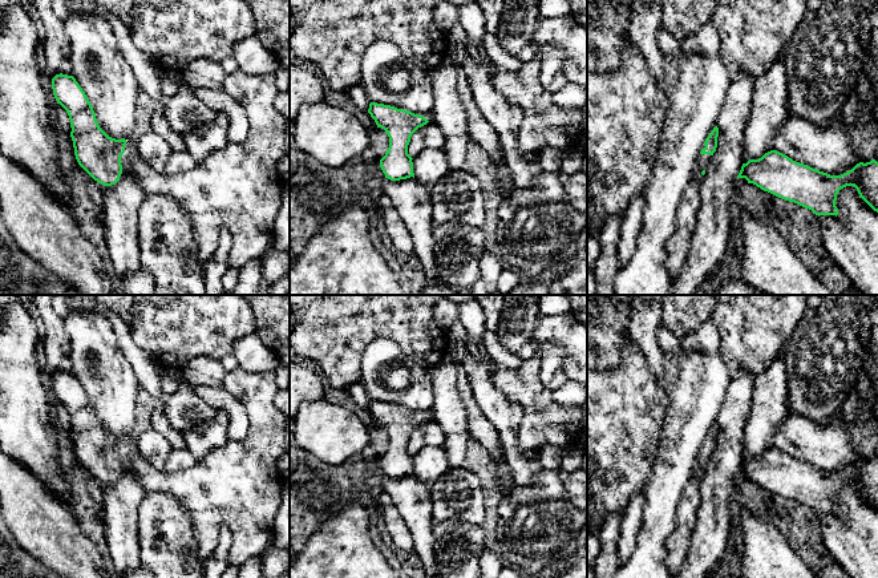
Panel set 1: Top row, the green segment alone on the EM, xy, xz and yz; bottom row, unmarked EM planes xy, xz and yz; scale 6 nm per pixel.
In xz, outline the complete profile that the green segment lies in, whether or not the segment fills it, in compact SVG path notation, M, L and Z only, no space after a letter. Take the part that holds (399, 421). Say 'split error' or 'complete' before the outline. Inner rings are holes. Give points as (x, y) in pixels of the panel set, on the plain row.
split error; M371 400L368 411L375 417L377 425L387 429L389 445L380 457L380 465L385 476L400 478L413 474L413 460L408 452L408 442L412 432L428 420L433 420L433 411L414 412L409 408L391 403Z

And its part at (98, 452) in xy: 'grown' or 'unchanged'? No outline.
grown

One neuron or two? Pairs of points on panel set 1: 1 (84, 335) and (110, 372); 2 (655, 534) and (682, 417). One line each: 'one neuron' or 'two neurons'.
1: one neuron
2: one neuron

